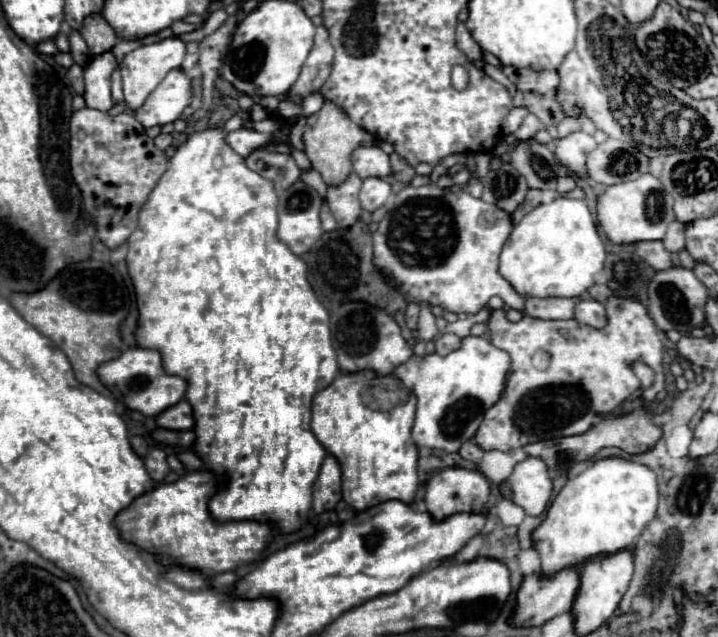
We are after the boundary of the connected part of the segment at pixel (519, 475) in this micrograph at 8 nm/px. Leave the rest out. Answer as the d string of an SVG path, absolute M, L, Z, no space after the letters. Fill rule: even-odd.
M537 457L517 463L511 477L501 485L501 493L523 507L527 515L541 515L547 509L553 493L553 481L547 465Z

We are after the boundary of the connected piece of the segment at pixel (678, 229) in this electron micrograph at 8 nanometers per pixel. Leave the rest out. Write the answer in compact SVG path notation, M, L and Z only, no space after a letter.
M673 221L669 227L667 227L667 235L663 239L665 243L665 249L669 253L677 253L685 247L685 225L681 221Z

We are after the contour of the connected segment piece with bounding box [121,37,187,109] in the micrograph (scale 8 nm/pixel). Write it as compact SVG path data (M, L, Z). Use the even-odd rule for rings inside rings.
M167 37L163 41L157 43L149 43L149 45L141 45L135 51L127 53L123 57L121 63L121 75L123 75L123 93L125 93L125 103L129 109L137 109L141 107L141 103L145 103L147 95L163 81L163 77L171 71L181 67L183 57L187 53L187 43L179 37Z

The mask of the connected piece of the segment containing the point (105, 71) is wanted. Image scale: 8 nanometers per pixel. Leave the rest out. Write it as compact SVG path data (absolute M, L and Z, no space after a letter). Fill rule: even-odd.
M105 51L101 55L93 55L89 63L83 67L85 77L85 103L91 109L109 111L117 103L111 97L111 73L117 69L117 59L111 51Z

